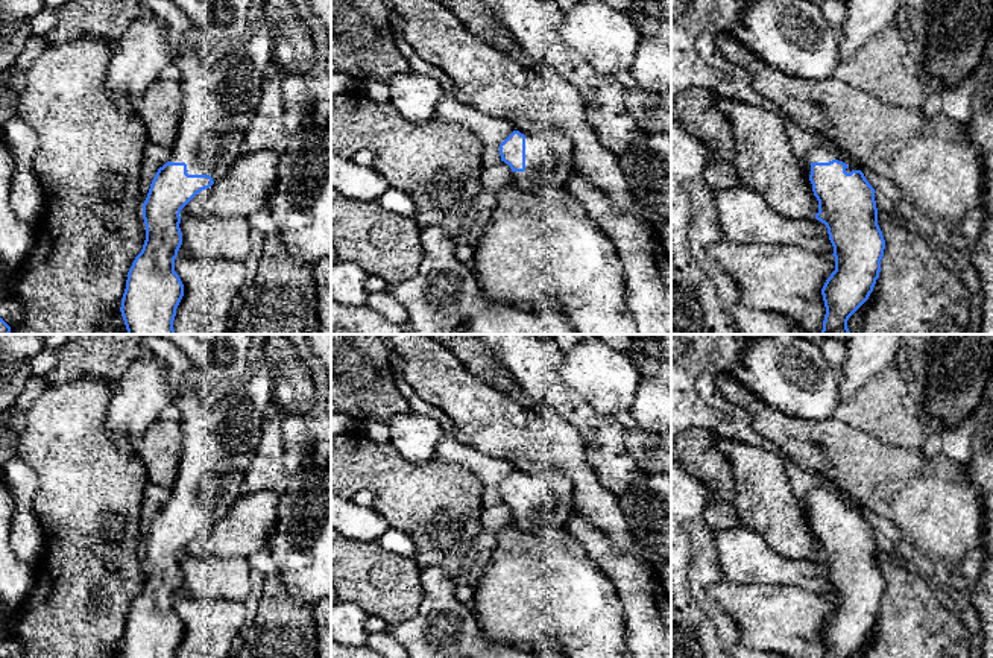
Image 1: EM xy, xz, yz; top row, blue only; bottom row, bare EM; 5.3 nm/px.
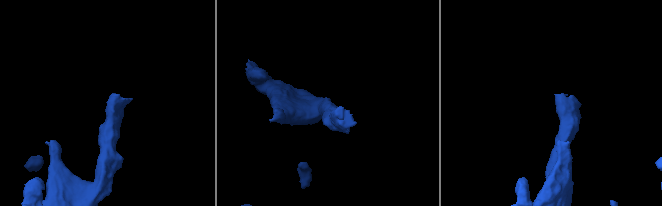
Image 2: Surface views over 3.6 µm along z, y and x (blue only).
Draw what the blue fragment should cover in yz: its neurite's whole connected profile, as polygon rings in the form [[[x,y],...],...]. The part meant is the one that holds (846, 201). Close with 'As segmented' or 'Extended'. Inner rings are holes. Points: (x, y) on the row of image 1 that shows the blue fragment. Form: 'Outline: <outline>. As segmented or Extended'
Outline: [[[820,135],[818,144],[809,155],[809,181],[818,201],[815,219],[826,225],[835,257],[835,270],[821,289],[826,315],[820,334],[850,334],[847,321],[873,292],[885,249],[885,240],[878,225],[875,188],[861,170],[853,170],[843,161],[840,150],[834,141]]]. Extended

